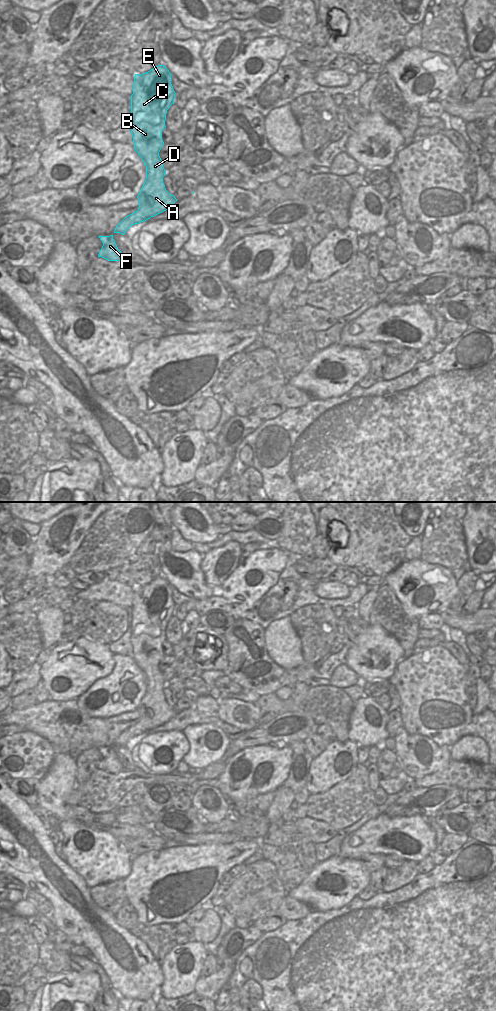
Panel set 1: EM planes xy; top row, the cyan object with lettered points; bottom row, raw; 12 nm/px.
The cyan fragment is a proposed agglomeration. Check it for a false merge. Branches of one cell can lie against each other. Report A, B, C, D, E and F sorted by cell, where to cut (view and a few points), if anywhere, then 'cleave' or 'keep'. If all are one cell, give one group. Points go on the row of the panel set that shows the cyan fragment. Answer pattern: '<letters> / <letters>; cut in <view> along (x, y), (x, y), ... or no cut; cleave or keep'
A B C D E F; no cut; keep

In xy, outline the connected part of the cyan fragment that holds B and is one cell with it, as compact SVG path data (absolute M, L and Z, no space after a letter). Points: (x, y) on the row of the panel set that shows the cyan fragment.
M158 65L141 75L135 74L133 94L131 95L131 123L130 130L133 136L134 149L146 166L146 180L137 196L139 208L126 216L115 228L114 233L124 235L135 224L145 222L166 210L177 201L165 188L163 177L166 171L159 152L164 145L162 131L166 128L165 120L167 110L174 104L175 91L171 84L171 73L164 65Z

